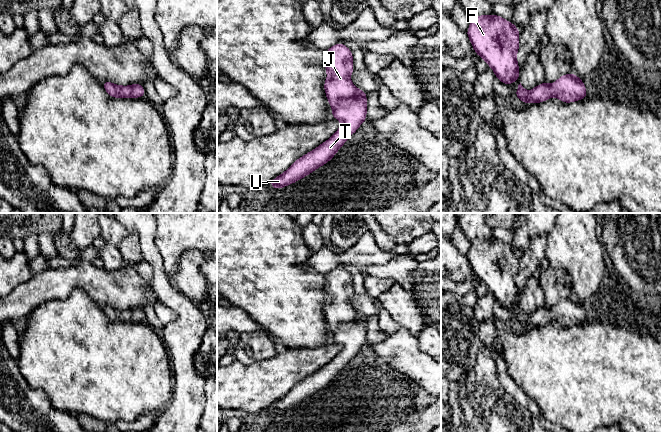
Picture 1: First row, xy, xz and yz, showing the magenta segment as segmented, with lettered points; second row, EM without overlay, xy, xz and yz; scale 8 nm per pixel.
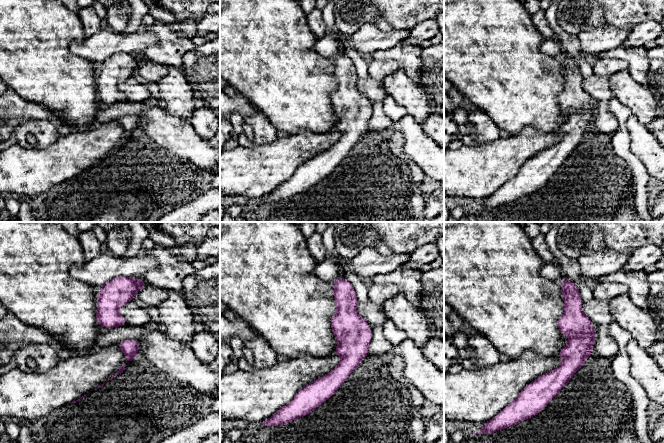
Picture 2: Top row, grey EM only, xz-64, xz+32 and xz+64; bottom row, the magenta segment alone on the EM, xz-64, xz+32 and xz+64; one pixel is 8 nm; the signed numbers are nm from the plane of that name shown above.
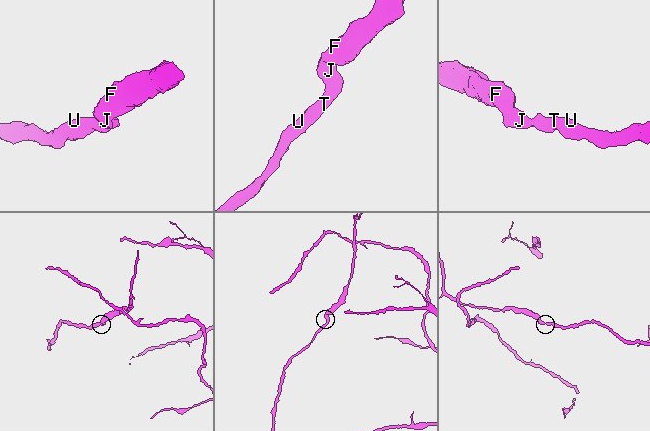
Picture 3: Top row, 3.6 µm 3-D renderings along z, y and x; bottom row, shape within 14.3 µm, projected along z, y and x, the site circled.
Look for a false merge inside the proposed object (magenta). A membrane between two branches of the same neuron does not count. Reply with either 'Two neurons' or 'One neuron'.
One neuron

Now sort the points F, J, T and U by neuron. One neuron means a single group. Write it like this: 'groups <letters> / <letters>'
groups F J T U

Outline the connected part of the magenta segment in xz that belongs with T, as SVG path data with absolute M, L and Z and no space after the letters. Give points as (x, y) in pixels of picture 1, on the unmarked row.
M337 267L326 274L326 281L324 289L328 302L324 305L324 314L332 331L332 341L339 344L342 349L326 366L298 382L284 397L274 402L269 407L273 413L284 412L289 408L293 408L326 388L335 380L349 361L357 355L359 350L367 344L367 317L356 312L350 304L350 299L354 295L352 275L344 267Z

